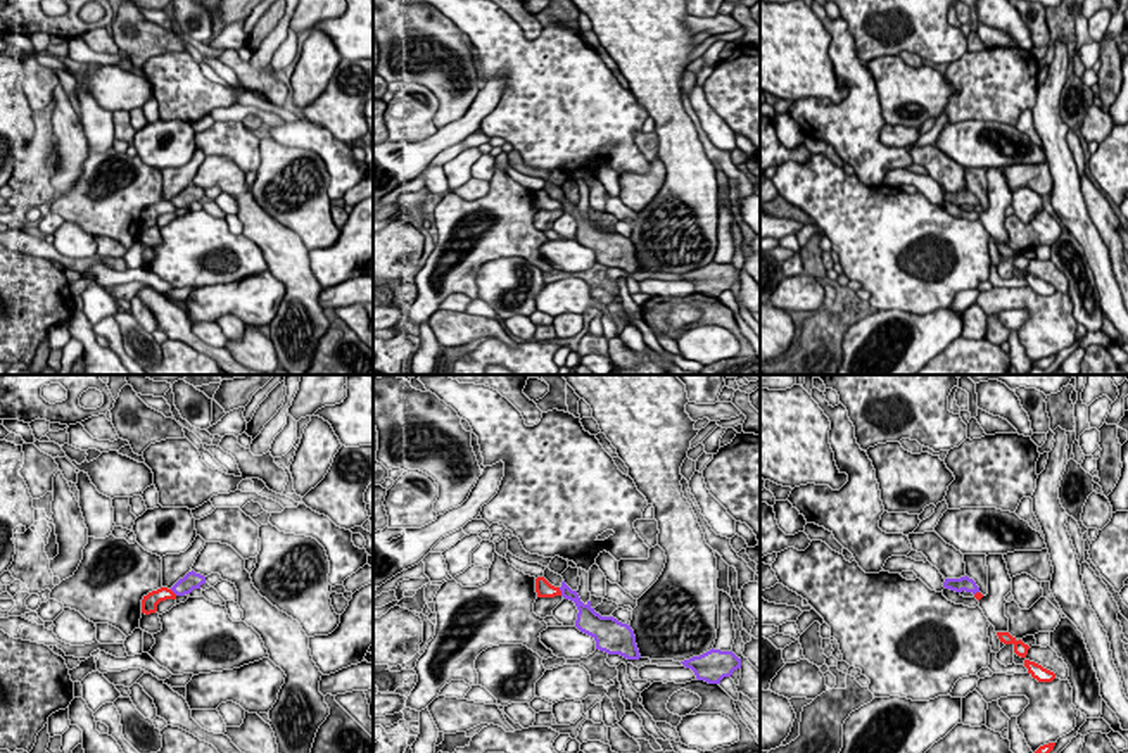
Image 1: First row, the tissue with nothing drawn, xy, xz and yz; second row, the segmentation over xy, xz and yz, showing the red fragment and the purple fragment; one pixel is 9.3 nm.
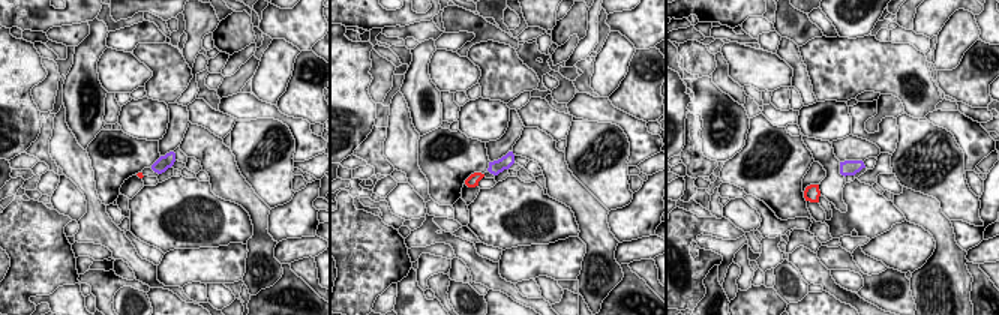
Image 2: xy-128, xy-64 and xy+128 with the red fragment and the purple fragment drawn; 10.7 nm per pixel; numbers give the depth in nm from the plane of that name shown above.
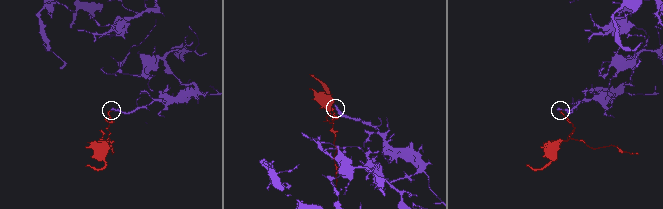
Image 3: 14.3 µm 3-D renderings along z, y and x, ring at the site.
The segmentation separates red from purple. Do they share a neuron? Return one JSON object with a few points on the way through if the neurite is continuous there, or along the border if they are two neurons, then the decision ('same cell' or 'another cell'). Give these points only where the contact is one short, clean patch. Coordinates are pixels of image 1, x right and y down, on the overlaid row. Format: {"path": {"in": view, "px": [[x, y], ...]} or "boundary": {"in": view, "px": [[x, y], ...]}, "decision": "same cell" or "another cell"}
{"boundary": {"in": "xz", "px": [[558, 588], [562, 594]]}, "decision": "another cell"}

